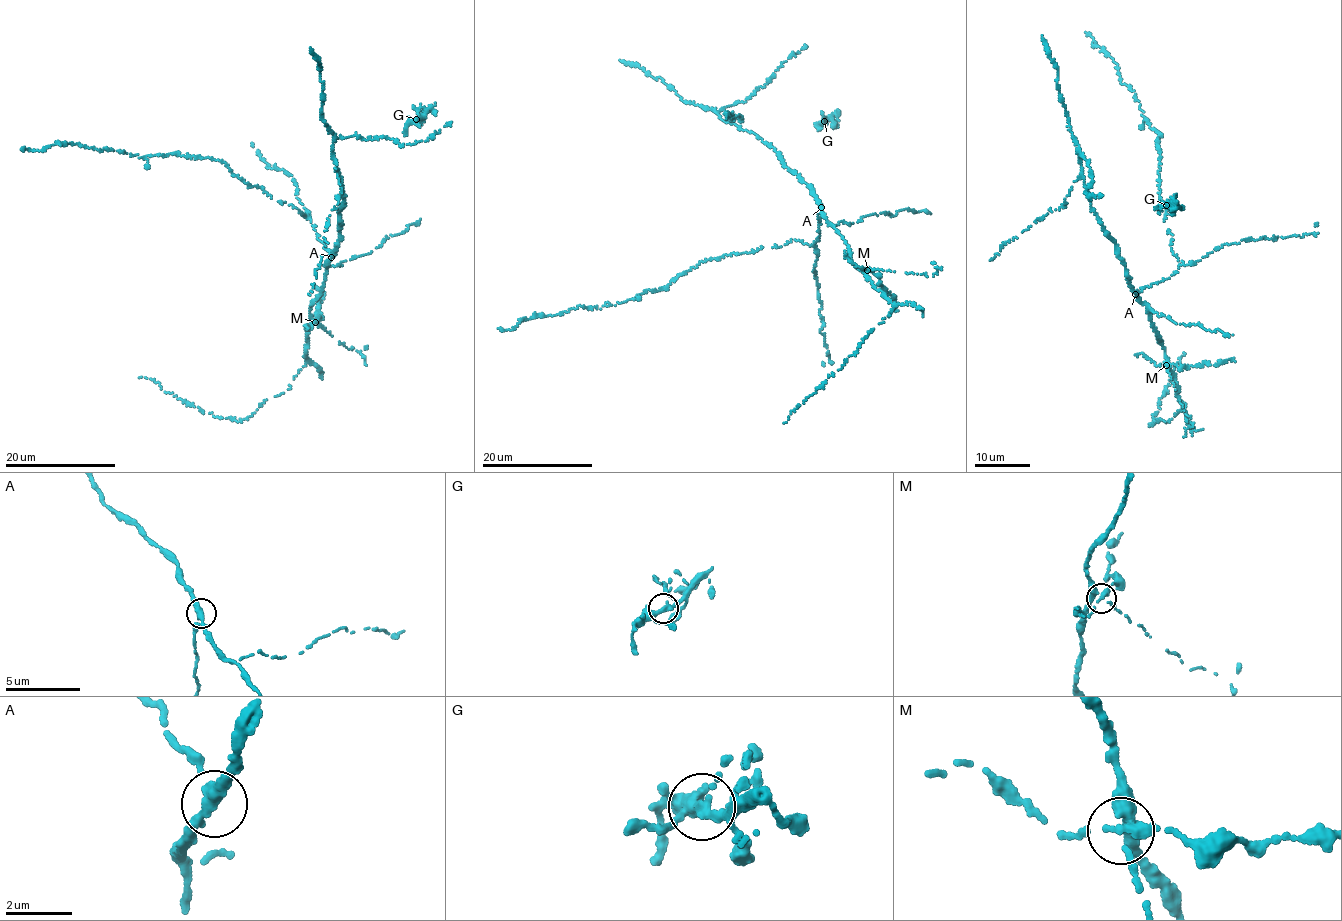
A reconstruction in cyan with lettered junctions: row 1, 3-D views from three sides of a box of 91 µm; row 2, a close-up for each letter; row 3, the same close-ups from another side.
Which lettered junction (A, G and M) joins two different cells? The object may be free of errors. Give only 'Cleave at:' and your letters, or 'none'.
Cleave at: M

